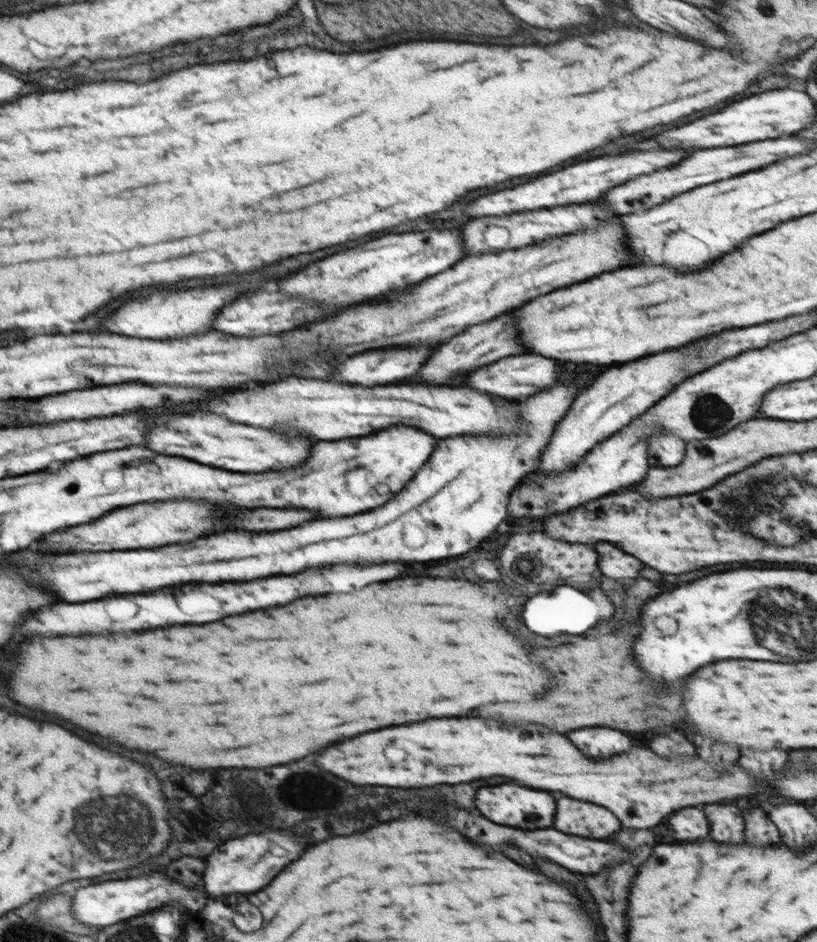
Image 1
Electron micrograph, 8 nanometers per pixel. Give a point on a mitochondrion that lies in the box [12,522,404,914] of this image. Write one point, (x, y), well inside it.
(110, 827)

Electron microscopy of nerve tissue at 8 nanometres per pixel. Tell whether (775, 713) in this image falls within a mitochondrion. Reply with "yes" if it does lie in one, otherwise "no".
no

